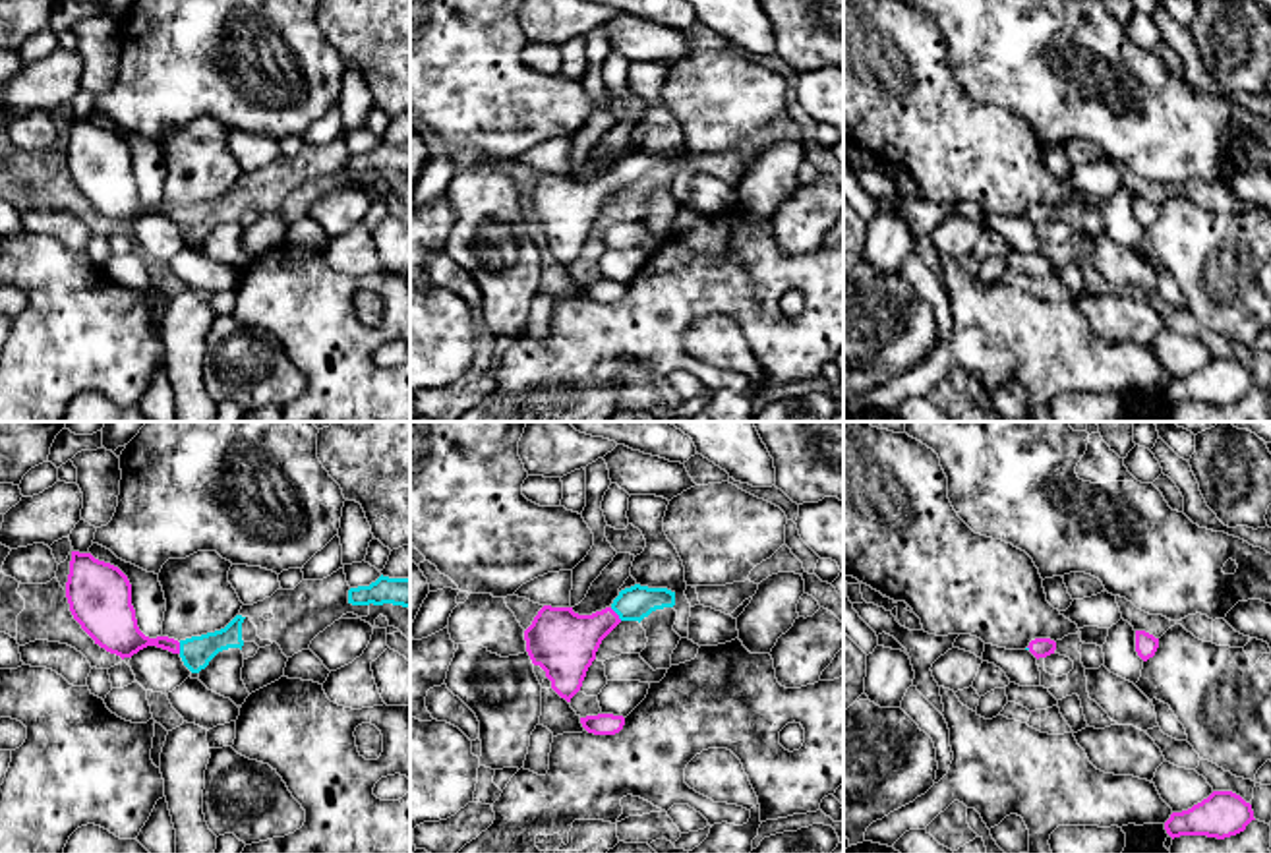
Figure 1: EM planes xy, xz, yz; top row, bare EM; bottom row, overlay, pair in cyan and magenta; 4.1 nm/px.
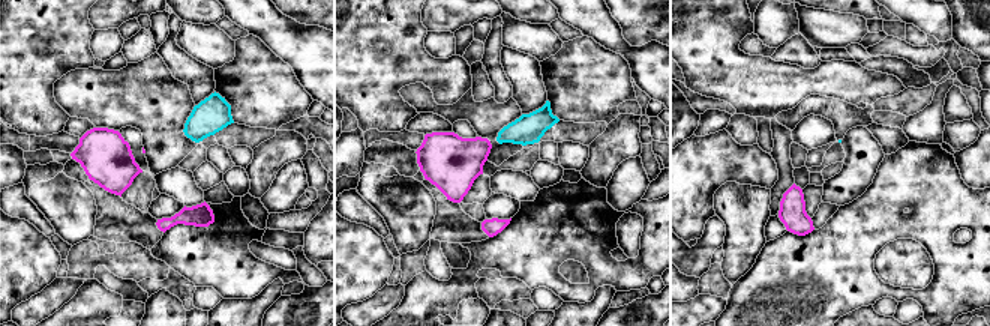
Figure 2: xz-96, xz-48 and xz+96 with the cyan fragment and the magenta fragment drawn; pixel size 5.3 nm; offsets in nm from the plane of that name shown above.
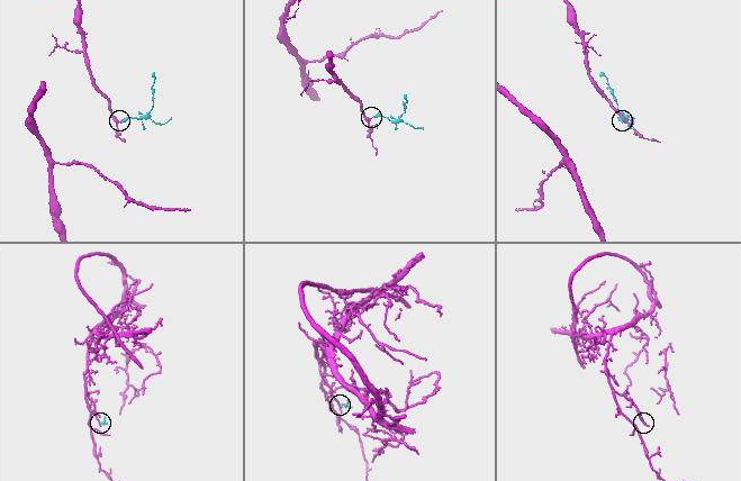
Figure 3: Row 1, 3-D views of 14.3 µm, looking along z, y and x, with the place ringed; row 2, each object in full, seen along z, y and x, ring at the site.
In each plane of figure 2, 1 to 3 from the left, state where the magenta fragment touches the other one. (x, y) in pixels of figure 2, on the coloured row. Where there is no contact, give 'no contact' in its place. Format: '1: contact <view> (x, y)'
1: no contact
2: no contact
3: no contact

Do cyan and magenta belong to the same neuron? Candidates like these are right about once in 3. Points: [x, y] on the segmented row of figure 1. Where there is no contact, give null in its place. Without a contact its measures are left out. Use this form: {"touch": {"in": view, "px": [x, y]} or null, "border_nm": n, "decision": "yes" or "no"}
{"touch": {"in": "xz", "px": [616, 612]}, "border_nm": 80, "decision": "yes"}

